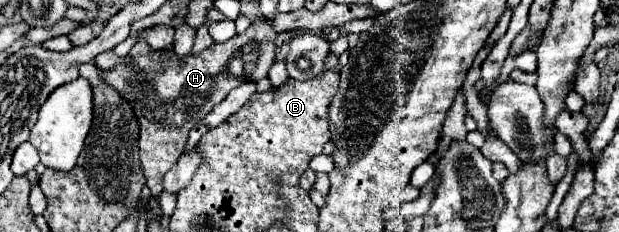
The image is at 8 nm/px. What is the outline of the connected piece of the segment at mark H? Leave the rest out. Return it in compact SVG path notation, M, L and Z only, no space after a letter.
M258 19L244 35L236 35L226 43L212 43L202 53L186 55L182 61L174 51L162 53L162 69L156 67L154 51L148 51L144 55L128 55L128 63L100 73L106 85L126 97L140 123L140 163L152 197L158 199L164 191L162 177L182 155L190 129L234 87L268 77L268 71L276 61L274 41L276 33L272 23Z

